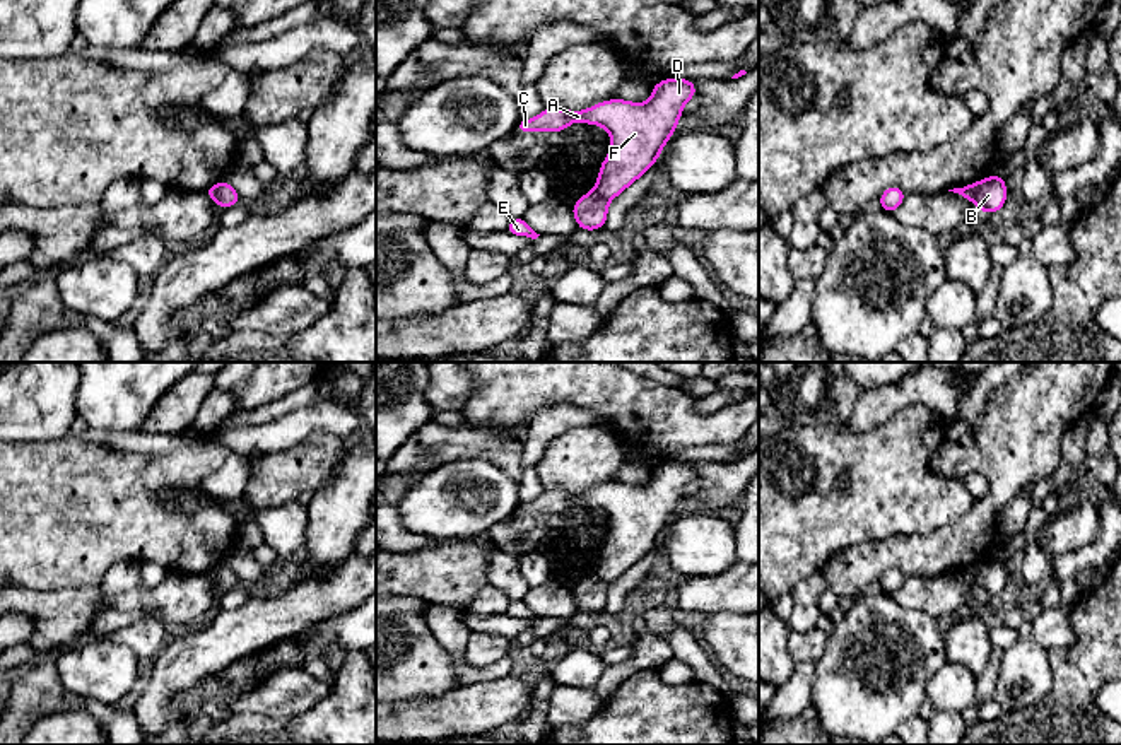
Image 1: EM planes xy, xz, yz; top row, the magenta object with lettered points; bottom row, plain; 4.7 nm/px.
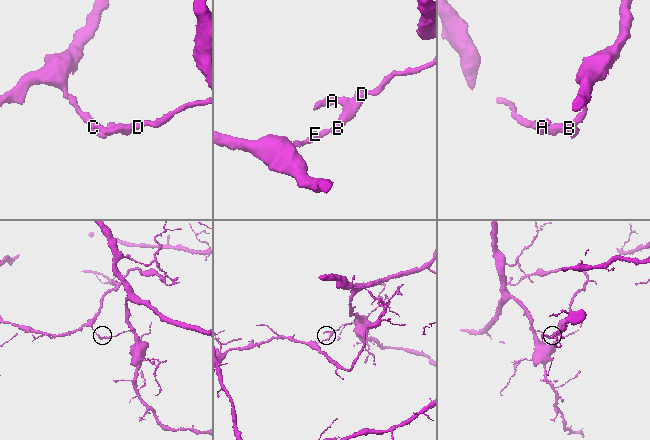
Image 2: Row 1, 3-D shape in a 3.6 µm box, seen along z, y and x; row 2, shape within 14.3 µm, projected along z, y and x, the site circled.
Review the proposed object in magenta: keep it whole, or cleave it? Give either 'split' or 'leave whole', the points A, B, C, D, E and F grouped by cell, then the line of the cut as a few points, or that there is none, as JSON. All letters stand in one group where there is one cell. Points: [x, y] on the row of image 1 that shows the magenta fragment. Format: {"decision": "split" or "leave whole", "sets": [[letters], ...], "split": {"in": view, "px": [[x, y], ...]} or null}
{"decision": "split", "sets": [["A", "C", "D", "F"], ["B", "E"]], "split": {"in": "yz", "px": [[973, 185], [974, 200]]}}

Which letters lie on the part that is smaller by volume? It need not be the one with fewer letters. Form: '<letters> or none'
B, E

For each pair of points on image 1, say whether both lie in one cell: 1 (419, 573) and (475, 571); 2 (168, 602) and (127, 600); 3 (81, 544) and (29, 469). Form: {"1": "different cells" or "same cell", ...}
{"1": "same cell", "2": "same cell", "3": "same cell"}

